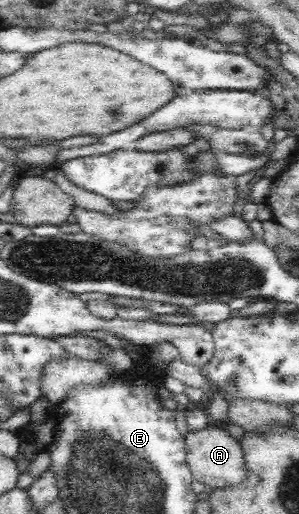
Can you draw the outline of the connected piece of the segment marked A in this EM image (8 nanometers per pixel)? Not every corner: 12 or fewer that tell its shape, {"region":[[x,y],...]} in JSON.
{"region":[[209,423],[184,438],[195,482],[239,487],[248,466],[239,441]]}

